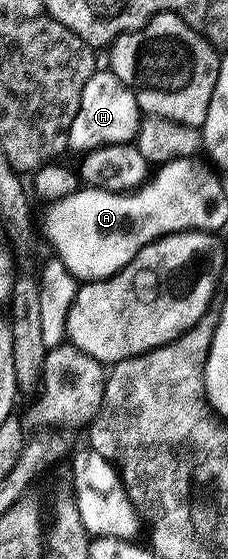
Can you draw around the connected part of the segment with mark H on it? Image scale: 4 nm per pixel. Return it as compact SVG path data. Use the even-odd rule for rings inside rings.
M95 70L88 85L84 85L80 109L76 113L76 121L72 121L69 150L87 153L98 147L129 144L137 136L139 122L140 112L134 91L121 83L113 71Z

